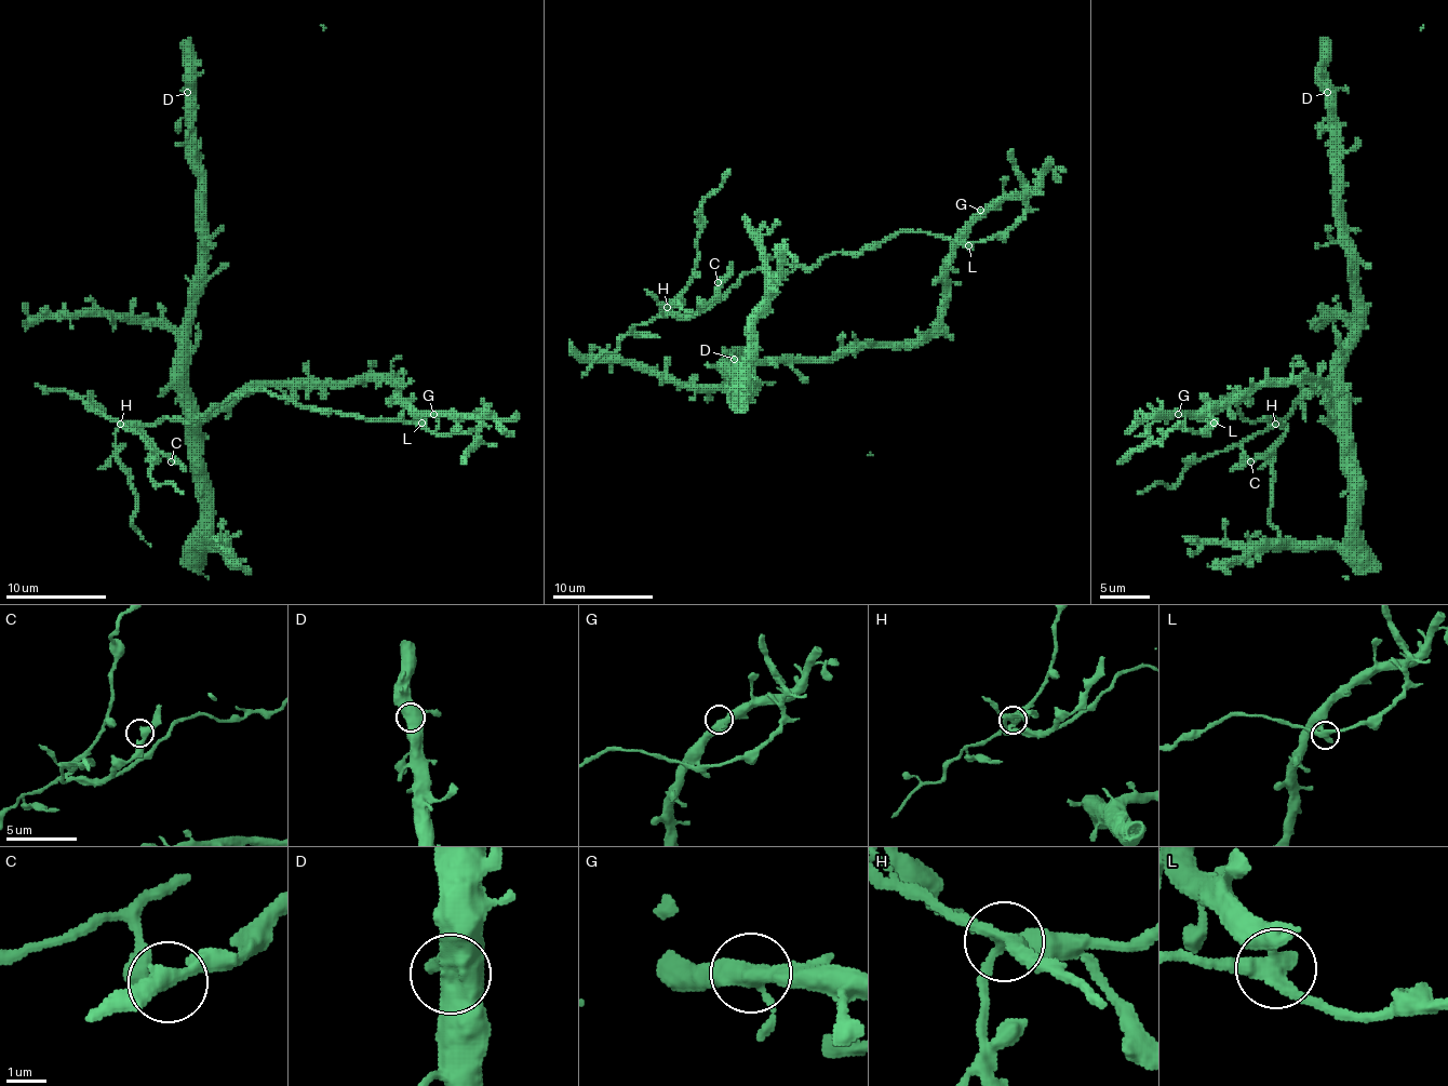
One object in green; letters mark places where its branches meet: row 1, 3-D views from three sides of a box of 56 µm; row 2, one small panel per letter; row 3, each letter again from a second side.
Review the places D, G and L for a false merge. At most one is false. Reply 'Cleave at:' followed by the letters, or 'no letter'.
Cleave at: L

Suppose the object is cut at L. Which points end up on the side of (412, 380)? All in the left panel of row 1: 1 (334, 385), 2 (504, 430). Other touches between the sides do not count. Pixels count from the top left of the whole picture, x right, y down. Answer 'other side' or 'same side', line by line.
1: same side
2: same side

